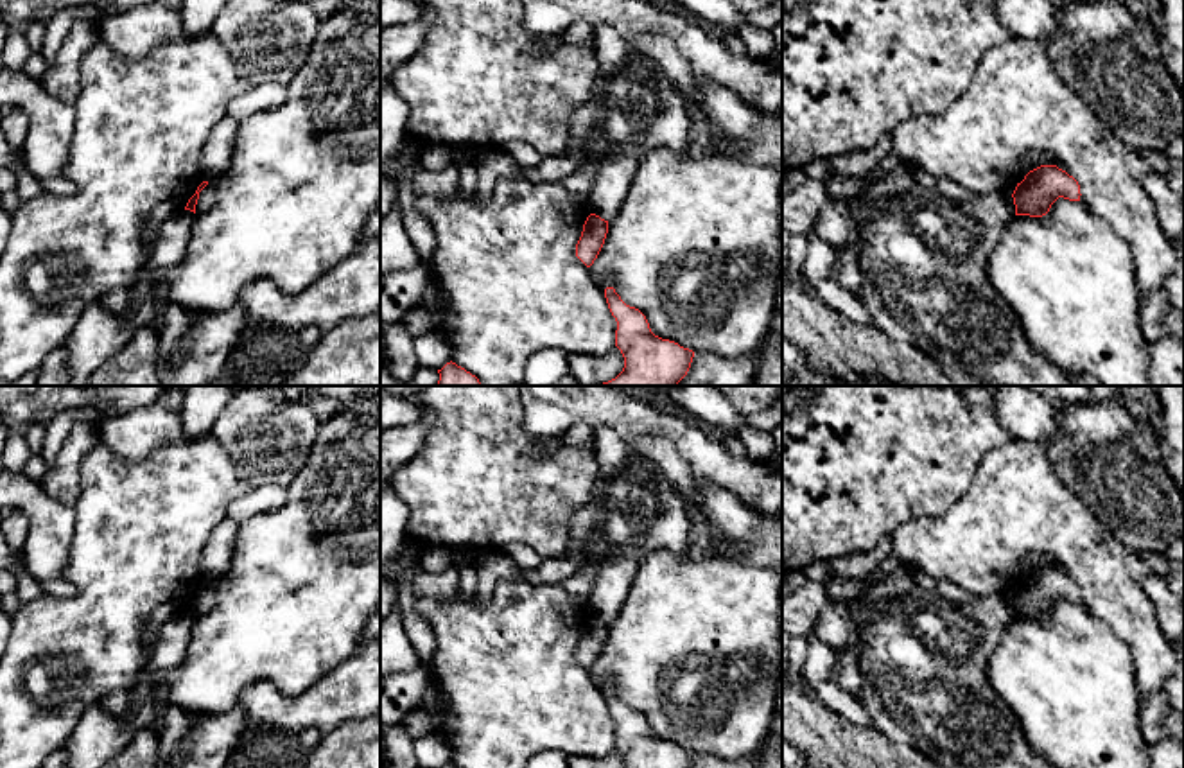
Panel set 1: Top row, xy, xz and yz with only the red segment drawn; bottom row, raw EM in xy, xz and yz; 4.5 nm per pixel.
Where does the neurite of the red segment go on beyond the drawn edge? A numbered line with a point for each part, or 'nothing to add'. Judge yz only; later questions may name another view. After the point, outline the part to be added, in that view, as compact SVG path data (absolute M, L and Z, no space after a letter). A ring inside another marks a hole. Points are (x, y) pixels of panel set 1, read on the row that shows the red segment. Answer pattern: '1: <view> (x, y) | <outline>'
nothing to add

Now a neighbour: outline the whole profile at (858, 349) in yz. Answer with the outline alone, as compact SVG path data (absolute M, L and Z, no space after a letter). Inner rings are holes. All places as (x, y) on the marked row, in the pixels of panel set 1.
M782 280L782 339L800 346L807 364L825 377L847 377L849 373L881 375L902 386L997 386L992 382L951 377L920 348L910 343L893 343L877 327L863 327L820 298L809 298L797 284Z

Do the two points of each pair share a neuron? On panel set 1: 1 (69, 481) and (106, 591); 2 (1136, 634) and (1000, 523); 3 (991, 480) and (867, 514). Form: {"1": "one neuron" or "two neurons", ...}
{"1": "two neurons", "2": "one neuron", "3": "two neurons"}

